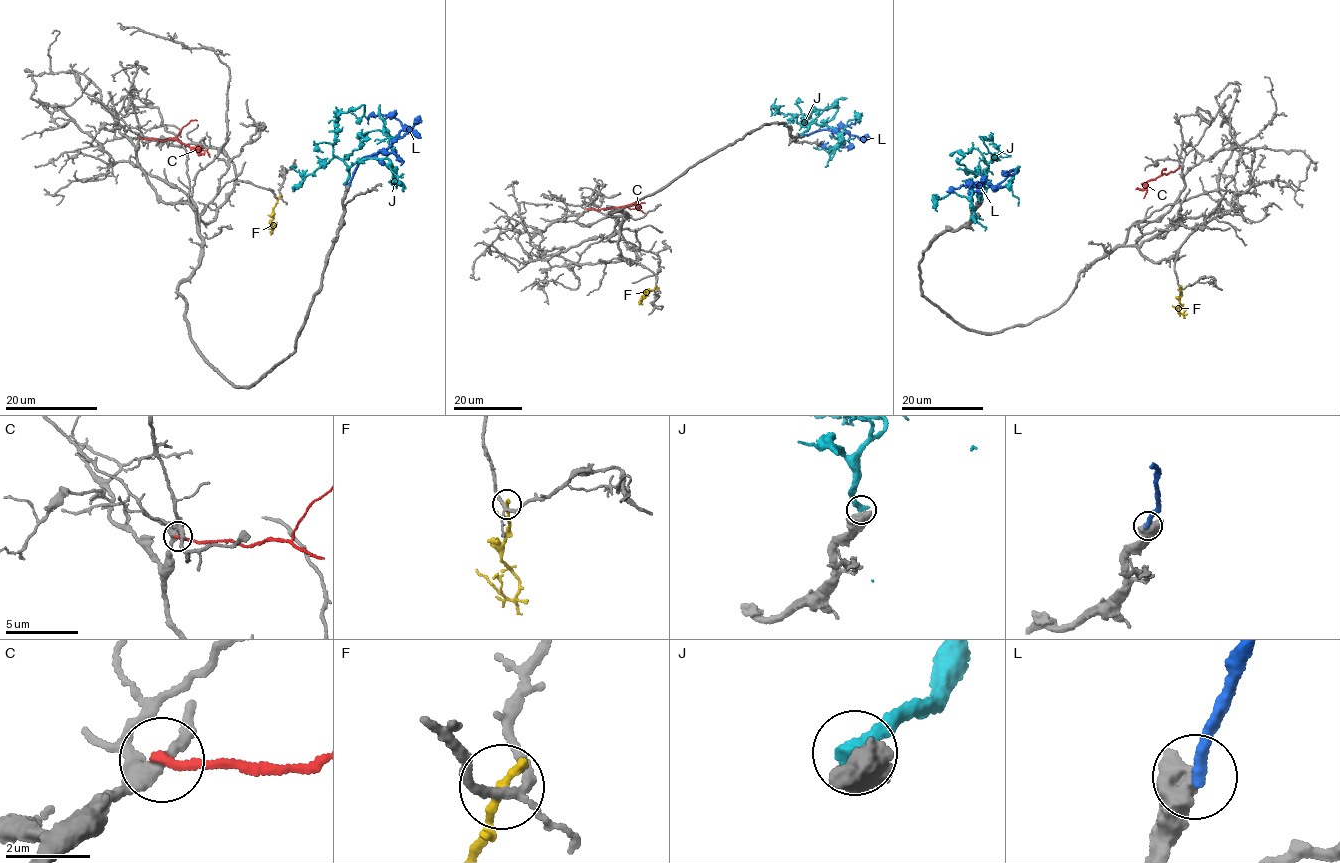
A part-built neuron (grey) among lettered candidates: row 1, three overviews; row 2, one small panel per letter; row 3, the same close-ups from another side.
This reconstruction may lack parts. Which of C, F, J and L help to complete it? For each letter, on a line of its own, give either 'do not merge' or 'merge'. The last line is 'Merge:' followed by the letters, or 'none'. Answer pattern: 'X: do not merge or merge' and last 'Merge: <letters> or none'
C: do not merge
F: do not merge
J: do not merge
L: do not merge
Merge: none

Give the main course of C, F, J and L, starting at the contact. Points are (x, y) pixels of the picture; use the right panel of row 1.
C: (1179, 166), (1175, 172), (1147, 181), (1143, 198)
F: (1181, 287), (1180, 304), (1184, 309), (1185, 318)
J: (980, 200), (978, 186), (998, 147), (993, 140), (981, 139), (990, 154), (1011, 155)
L: (978, 202), (980, 186), (973, 184), (994, 186), (1009, 174), (1018, 172), (1008, 172)

